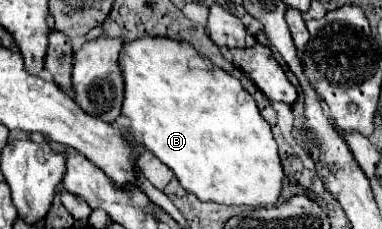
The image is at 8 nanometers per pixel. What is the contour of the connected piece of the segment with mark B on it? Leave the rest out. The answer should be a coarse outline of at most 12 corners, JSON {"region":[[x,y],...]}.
{"region":[[191,44],[123,46],[129,132],[199,200],[273,206],[271,126]]}

